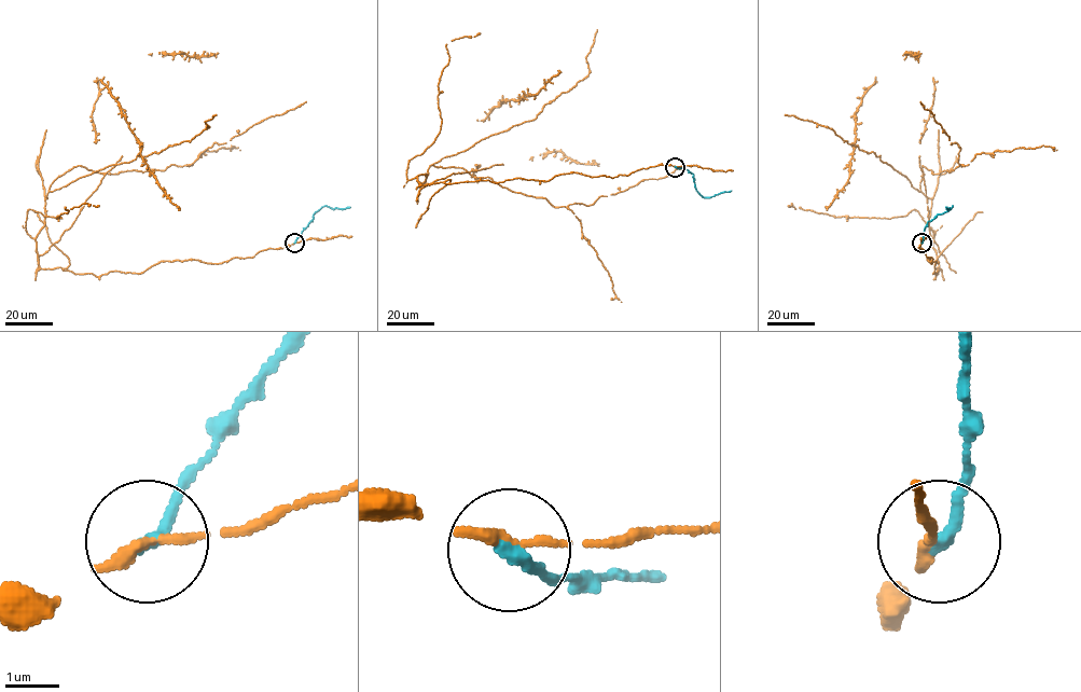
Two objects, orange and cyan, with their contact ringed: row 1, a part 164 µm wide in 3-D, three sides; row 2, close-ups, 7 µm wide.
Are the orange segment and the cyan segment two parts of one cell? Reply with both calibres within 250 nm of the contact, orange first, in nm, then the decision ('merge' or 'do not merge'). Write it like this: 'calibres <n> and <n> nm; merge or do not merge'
calibres 260 and 280 nm; do not merge

